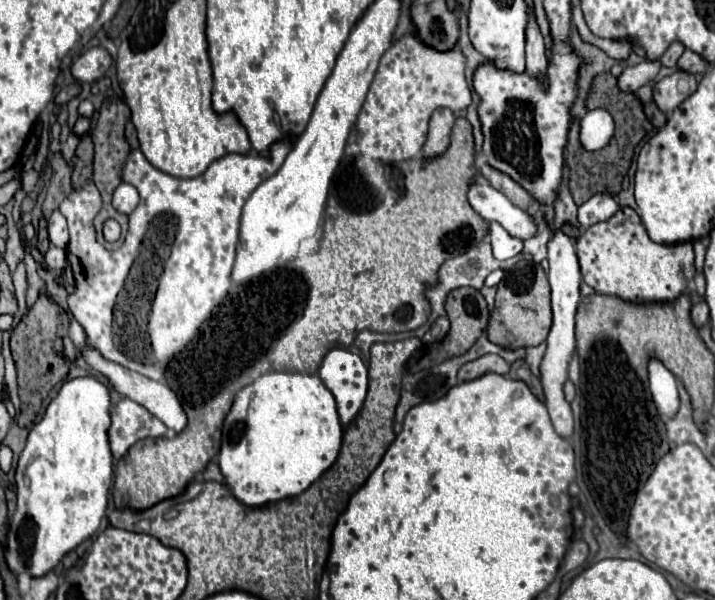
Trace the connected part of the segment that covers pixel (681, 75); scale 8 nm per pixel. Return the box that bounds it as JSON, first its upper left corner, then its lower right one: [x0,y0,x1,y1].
[654,71,696,113]

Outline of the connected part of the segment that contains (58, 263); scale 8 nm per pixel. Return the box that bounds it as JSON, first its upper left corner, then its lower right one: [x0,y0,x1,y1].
[44,245,66,269]

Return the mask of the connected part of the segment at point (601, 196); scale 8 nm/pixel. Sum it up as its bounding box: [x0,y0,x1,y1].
[578,193,620,227]

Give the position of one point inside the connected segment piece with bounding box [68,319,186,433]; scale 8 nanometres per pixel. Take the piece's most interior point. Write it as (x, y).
(156, 397)

